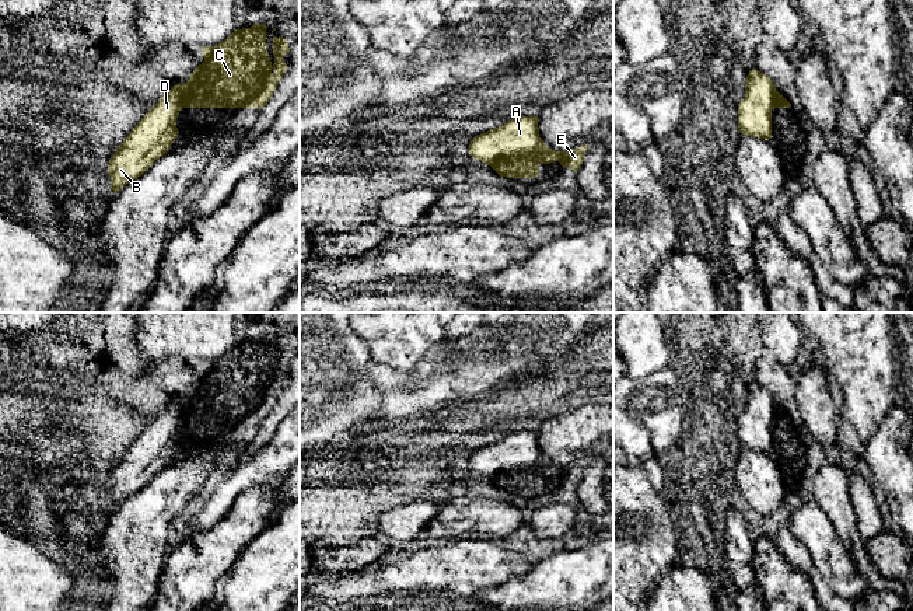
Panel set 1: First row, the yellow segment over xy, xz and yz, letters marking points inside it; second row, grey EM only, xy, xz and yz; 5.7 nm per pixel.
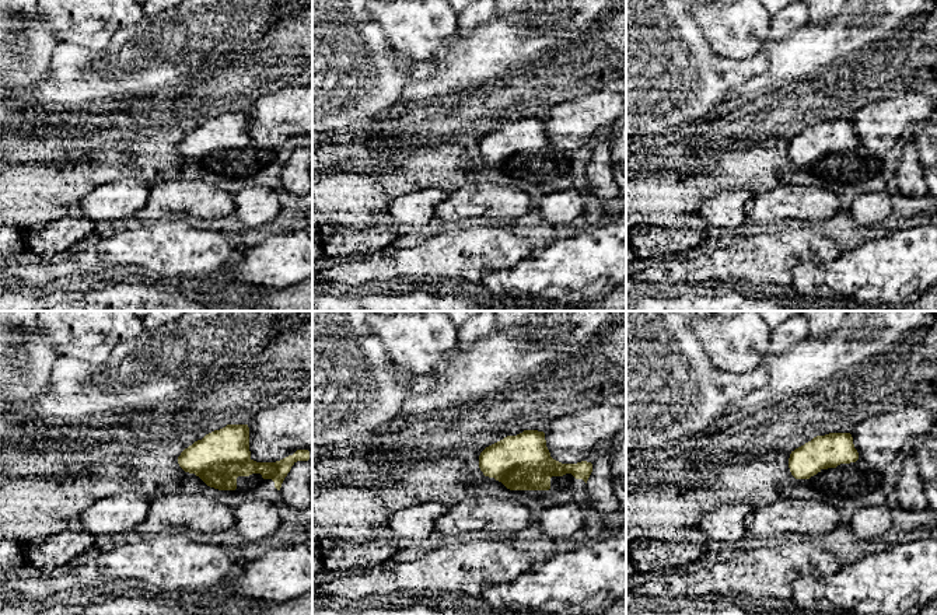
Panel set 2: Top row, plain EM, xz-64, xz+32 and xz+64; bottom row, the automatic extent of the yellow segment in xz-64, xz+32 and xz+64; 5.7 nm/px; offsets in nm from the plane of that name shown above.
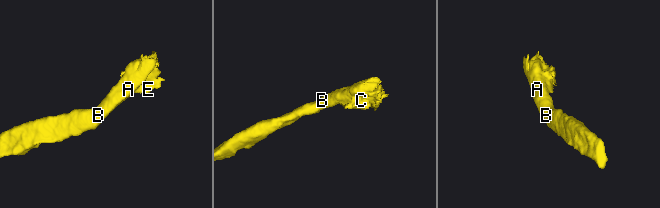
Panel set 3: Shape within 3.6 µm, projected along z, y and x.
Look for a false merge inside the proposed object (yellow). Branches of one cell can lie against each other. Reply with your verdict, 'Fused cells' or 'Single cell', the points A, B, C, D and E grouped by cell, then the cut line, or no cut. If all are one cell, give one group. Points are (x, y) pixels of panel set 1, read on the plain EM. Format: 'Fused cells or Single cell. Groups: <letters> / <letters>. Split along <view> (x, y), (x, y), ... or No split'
Fused cells. Groups: A B D / C E. Split along xz (544, 458), (514, 468), (496, 470), (485, 477)

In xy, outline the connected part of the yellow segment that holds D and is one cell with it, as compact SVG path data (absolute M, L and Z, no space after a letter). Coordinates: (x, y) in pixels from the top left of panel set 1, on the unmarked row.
M182 397L164 406L111 469L108 486L115 507L141 490L160 471L169 465L171 458L178 451L176 432L181 425L182 406Z

